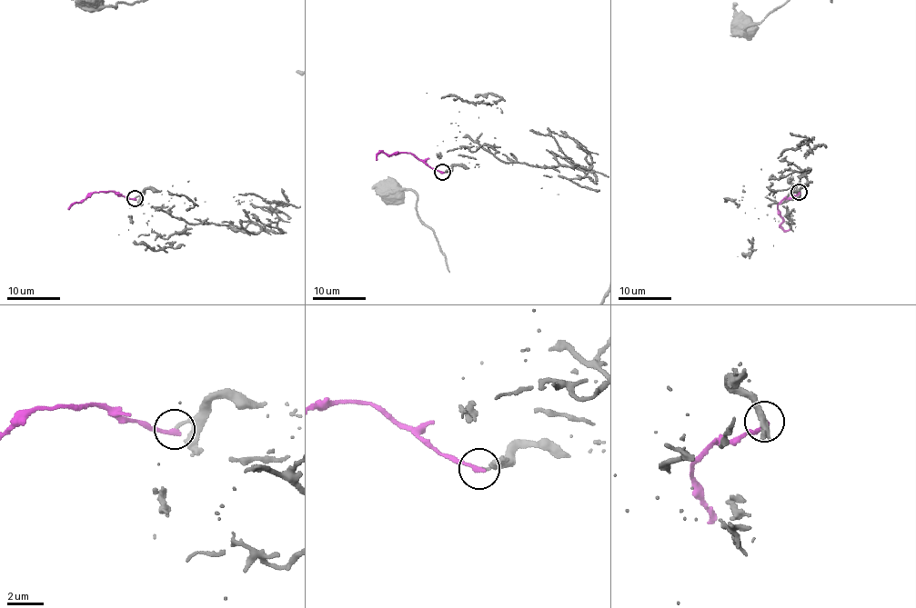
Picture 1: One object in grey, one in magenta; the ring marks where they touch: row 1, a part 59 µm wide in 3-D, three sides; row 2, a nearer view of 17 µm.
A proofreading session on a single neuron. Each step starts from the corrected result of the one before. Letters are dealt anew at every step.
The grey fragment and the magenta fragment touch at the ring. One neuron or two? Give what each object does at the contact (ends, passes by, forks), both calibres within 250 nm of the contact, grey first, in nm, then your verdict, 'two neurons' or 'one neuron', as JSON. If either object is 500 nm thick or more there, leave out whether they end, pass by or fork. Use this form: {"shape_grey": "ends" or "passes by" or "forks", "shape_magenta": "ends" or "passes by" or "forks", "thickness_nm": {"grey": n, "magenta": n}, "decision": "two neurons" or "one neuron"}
{"shape_grey": "ends", "shape_magenta": "ends", "thickness_nm": {"grey": 160, "magenta": 280}, "decision": "one neuron"}

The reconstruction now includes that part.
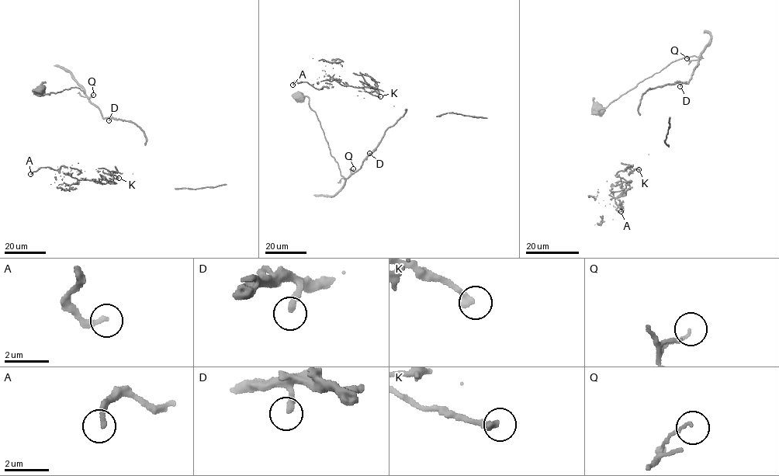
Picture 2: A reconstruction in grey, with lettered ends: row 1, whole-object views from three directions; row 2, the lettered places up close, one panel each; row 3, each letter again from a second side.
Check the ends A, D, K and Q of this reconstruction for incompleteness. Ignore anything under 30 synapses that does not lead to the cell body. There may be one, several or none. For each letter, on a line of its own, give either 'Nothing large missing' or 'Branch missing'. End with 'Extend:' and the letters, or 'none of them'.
A: Branch missing
D: Nothing large missing
K: Nothing large missing
Q: Nothing large missing
Extend: A

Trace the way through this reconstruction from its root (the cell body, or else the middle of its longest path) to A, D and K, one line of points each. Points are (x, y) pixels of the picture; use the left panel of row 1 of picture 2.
A: (39, 92), (79, 88), (146, 142), (122, 172), (98, 168), (99, 182), (63, 166), (30, 174)
D: (39, 92), (50, 95), (72, 87), (79, 88), (88, 101), (98, 109), (102, 116), (107, 117), (109, 120)
K: (39, 92), (79, 88), (102, 116), (133, 122), (143, 132), (146, 144), (122, 172), (107, 174), (119, 178)

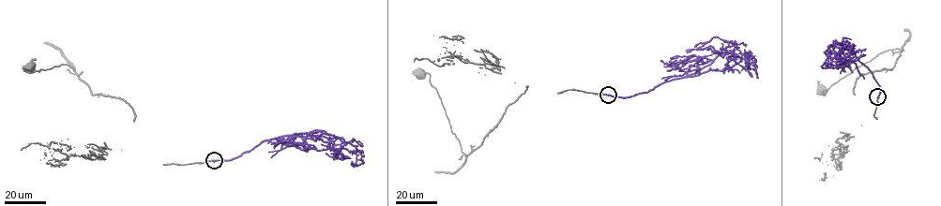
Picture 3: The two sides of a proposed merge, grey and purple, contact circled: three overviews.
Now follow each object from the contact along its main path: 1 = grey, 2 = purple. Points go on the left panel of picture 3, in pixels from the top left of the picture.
1: (214, 160), (163, 164), (121, 150), (135, 117), (129, 103), (91, 94), (69, 65), (39, 71), (30, 68)
2: (214, 160), (232, 160), (264, 141), (283, 136), (323, 130), (342, 139), (344, 144), (318, 151), (293, 142)

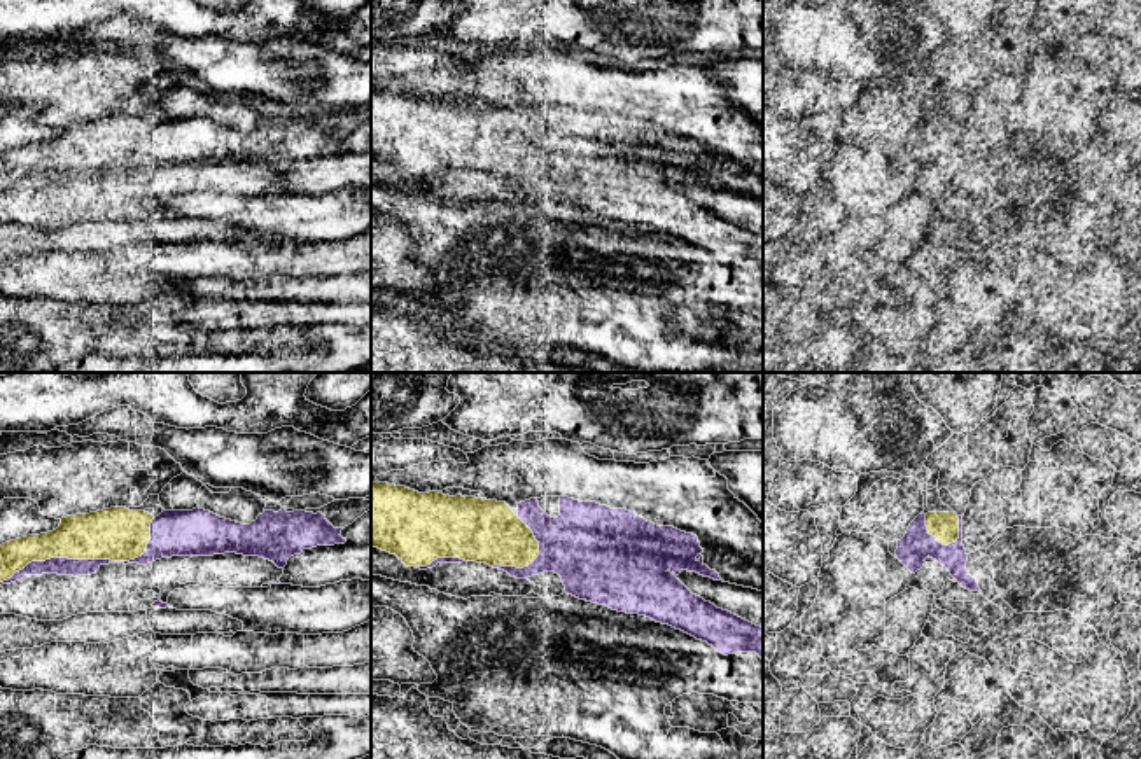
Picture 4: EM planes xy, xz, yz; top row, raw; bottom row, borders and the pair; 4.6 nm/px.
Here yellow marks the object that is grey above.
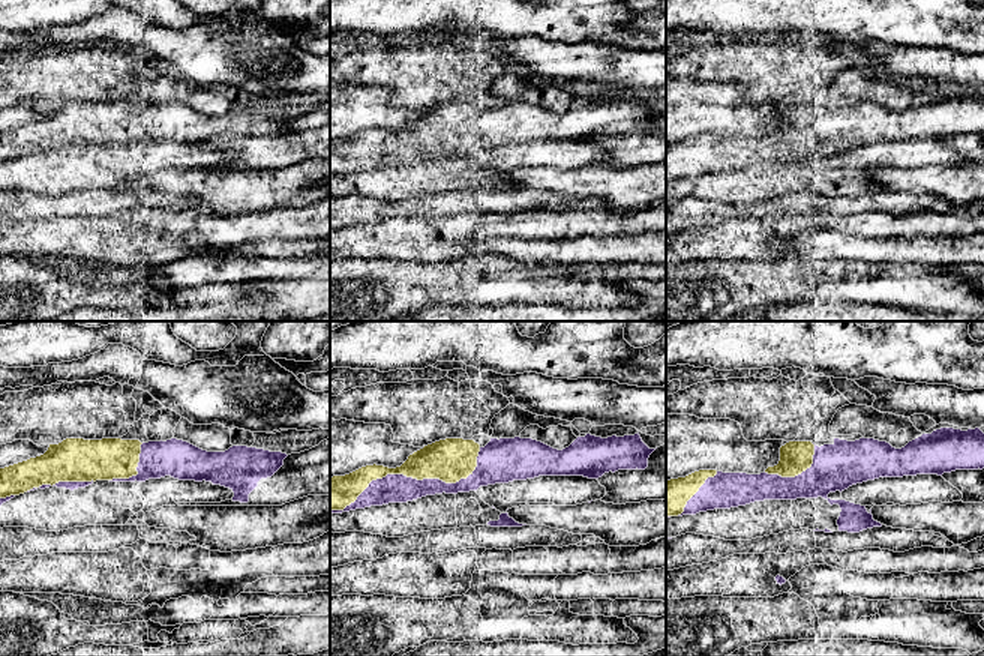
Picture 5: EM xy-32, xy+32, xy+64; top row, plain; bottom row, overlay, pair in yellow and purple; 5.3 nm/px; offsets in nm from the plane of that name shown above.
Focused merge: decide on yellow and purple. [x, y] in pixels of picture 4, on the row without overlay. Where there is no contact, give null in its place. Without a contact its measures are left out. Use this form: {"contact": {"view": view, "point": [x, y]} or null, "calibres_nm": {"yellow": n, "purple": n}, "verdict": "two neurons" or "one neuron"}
{"contact": {"view": "xy", "point": [88, 167]}, "calibres_nm": {"yellow": 260, "purple": 80}, "verdict": "one neuron"}

